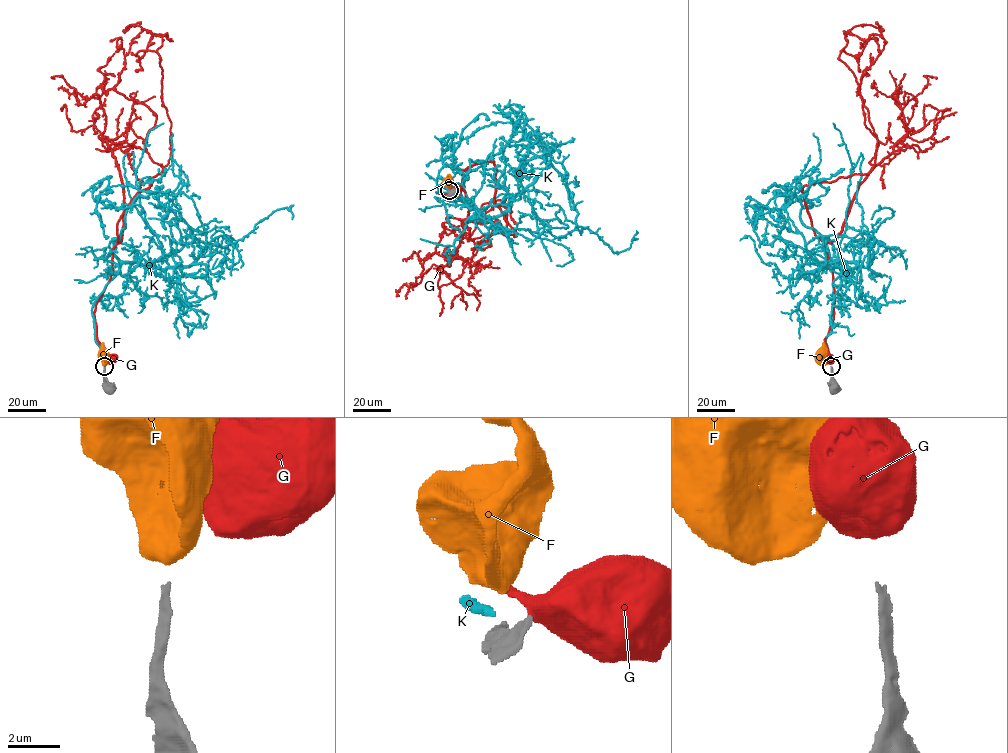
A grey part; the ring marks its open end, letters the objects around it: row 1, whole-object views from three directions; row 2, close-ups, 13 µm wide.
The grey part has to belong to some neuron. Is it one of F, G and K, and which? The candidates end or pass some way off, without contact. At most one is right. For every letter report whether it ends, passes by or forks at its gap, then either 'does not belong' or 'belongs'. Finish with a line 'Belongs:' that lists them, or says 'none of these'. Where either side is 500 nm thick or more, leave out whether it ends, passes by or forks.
F: does not belong
G: does not belong
K: it ends there; belongs
Belongs: K

